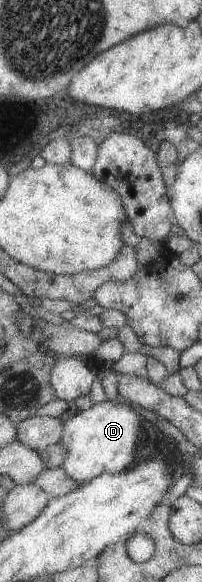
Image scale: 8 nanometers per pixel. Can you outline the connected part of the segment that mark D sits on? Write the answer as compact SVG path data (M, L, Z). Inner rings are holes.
M101 401L92 408L79 411L65 422L61 442L67 448L62 467L80 485L88 484L105 472L123 473L134 466L136 446L142 436L144 418L132 405Z

